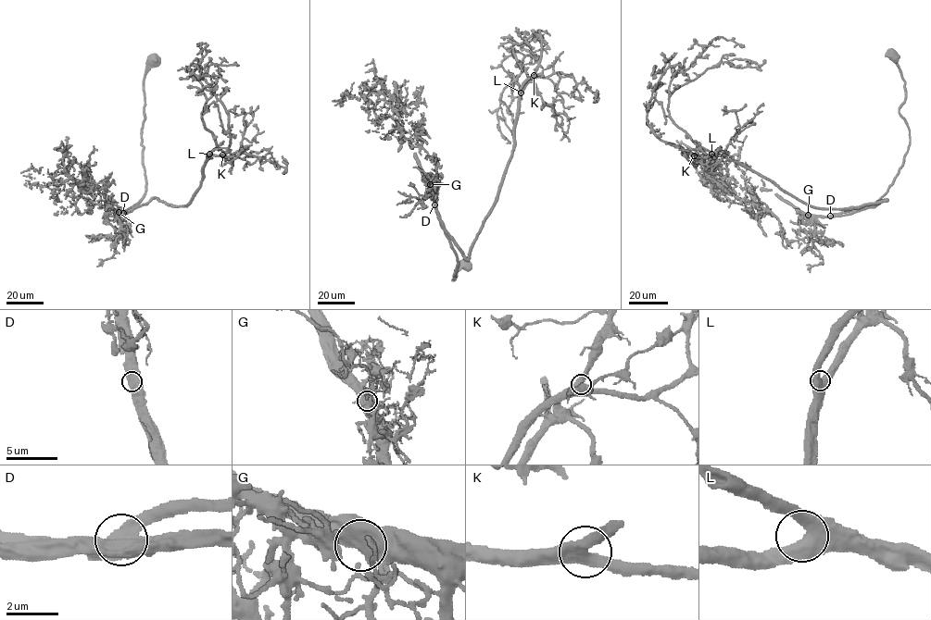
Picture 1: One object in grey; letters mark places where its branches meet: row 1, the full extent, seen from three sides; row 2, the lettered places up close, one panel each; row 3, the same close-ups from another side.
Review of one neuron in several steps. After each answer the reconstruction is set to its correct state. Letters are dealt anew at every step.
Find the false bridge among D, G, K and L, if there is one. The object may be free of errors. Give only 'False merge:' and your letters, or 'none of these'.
False merge: none of these

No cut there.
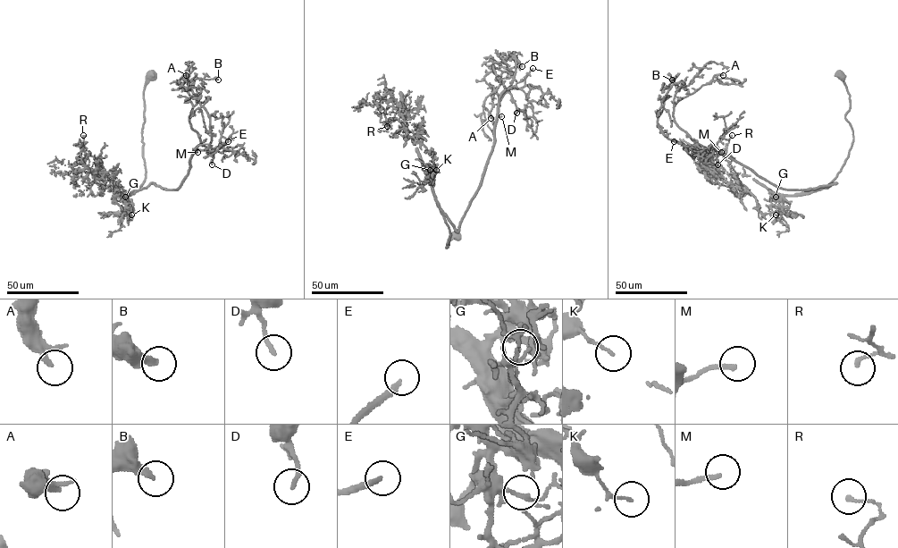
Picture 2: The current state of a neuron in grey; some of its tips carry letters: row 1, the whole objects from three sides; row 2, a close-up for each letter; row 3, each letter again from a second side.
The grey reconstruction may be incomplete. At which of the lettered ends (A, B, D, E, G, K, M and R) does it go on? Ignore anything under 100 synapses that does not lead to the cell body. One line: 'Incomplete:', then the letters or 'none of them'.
Incomplete: E, M

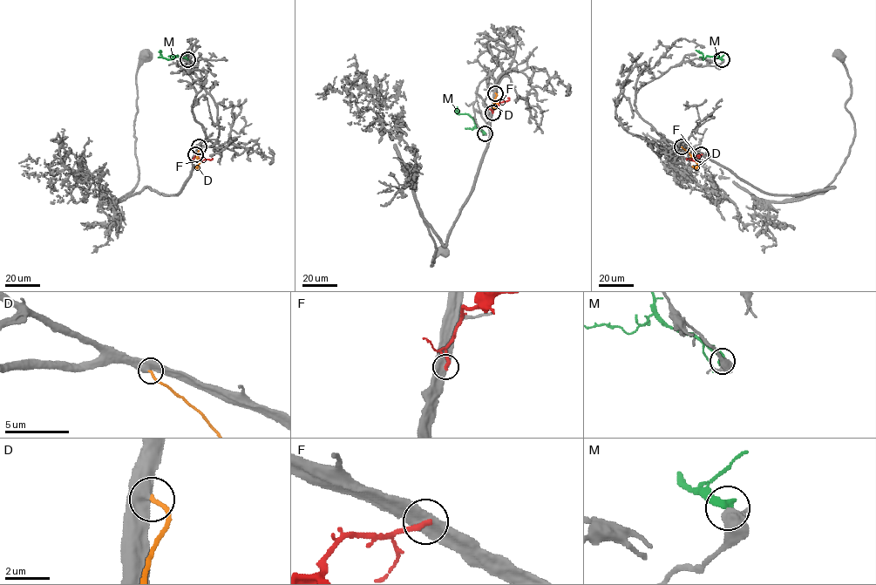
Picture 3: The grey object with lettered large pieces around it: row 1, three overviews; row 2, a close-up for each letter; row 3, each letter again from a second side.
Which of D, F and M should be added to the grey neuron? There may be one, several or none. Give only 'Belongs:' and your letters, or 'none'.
Belongs: D

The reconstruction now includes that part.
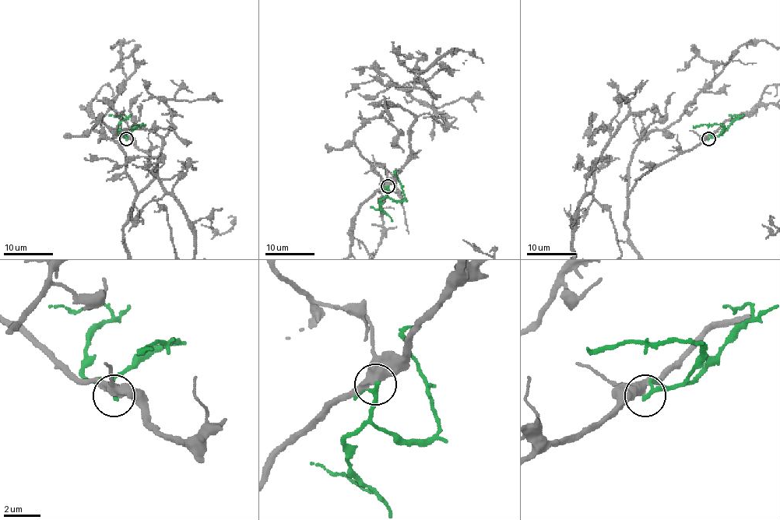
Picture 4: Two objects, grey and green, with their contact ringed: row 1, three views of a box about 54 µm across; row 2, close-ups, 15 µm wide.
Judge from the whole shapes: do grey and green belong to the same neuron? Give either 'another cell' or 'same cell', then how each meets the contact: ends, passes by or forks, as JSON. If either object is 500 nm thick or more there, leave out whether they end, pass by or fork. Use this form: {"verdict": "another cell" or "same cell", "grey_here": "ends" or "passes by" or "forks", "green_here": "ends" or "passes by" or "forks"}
{"verdict": "another cell", "grey_here": "passes by", "green_here": "passes by"}

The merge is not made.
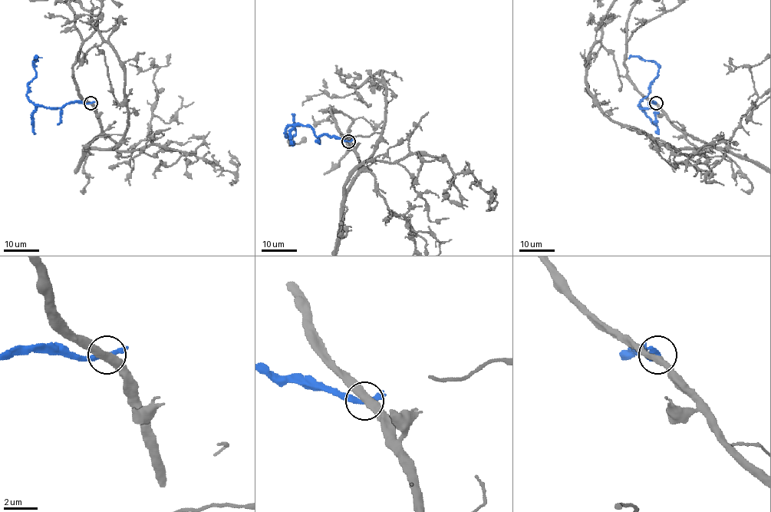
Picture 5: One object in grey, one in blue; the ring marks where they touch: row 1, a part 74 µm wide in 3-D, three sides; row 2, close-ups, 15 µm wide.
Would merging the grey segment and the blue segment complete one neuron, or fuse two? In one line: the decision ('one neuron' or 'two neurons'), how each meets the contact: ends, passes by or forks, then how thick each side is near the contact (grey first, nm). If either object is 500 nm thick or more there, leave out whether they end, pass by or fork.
two neurons; grey passes by; blue passes by; 440 nm thick on the grey side, 260 nm on the other

